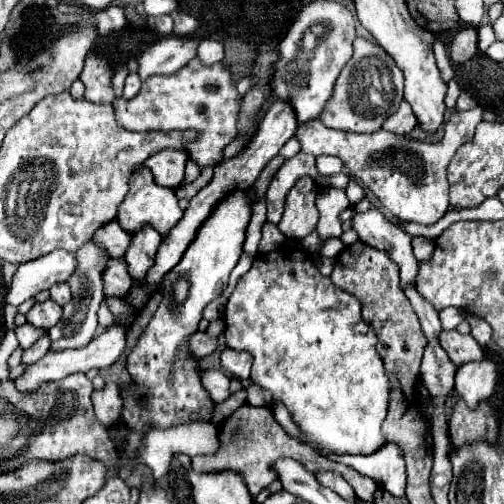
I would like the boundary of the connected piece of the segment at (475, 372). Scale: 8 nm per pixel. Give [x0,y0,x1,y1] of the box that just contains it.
[455,358,497,406]

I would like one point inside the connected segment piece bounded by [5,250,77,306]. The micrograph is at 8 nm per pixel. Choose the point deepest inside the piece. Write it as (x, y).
(32, 277)

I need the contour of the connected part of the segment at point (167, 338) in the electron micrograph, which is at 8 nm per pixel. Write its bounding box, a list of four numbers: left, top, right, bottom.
[121,192,251,432]

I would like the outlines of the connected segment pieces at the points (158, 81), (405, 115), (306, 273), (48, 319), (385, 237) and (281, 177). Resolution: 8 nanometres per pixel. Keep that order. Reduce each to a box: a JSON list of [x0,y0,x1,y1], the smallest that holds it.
[[115,58,243,170],[383,100,417,134],[225,248,391,454],[27,298,63,330],[351,208,417,288],[267,152,319,224]]

